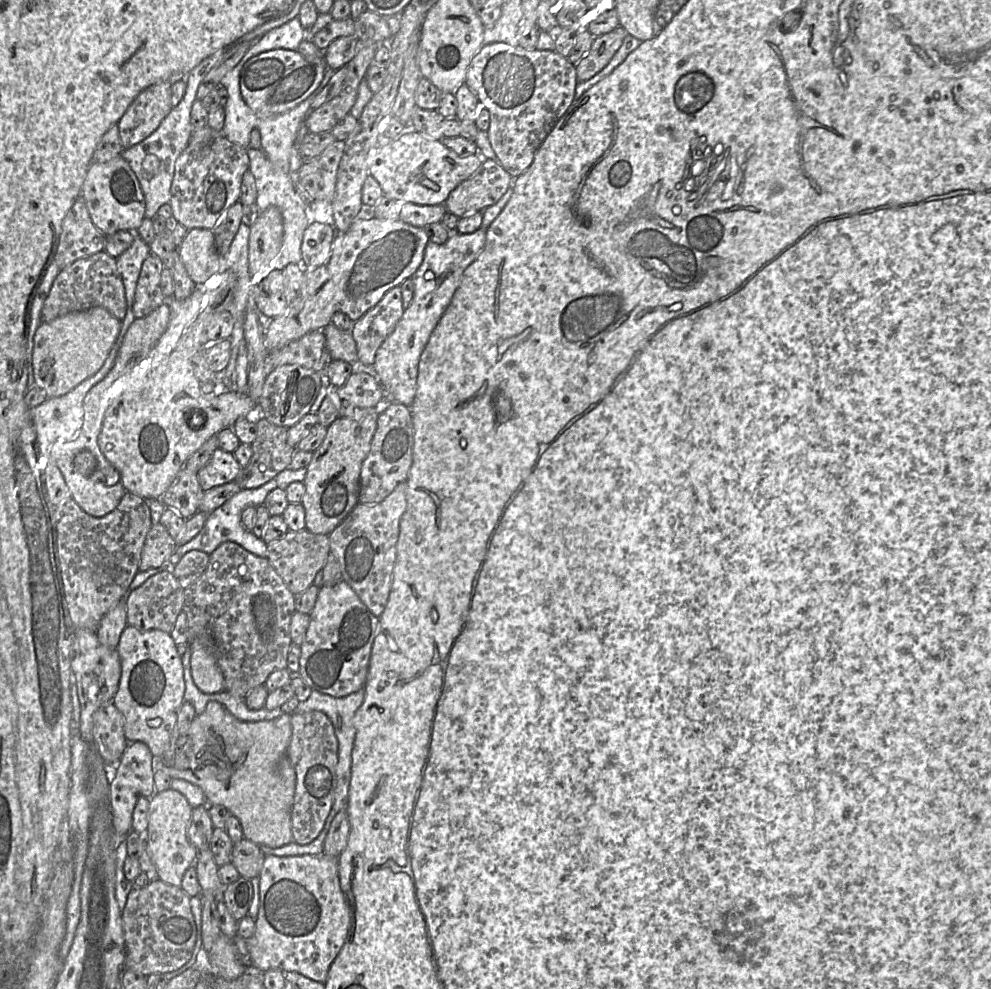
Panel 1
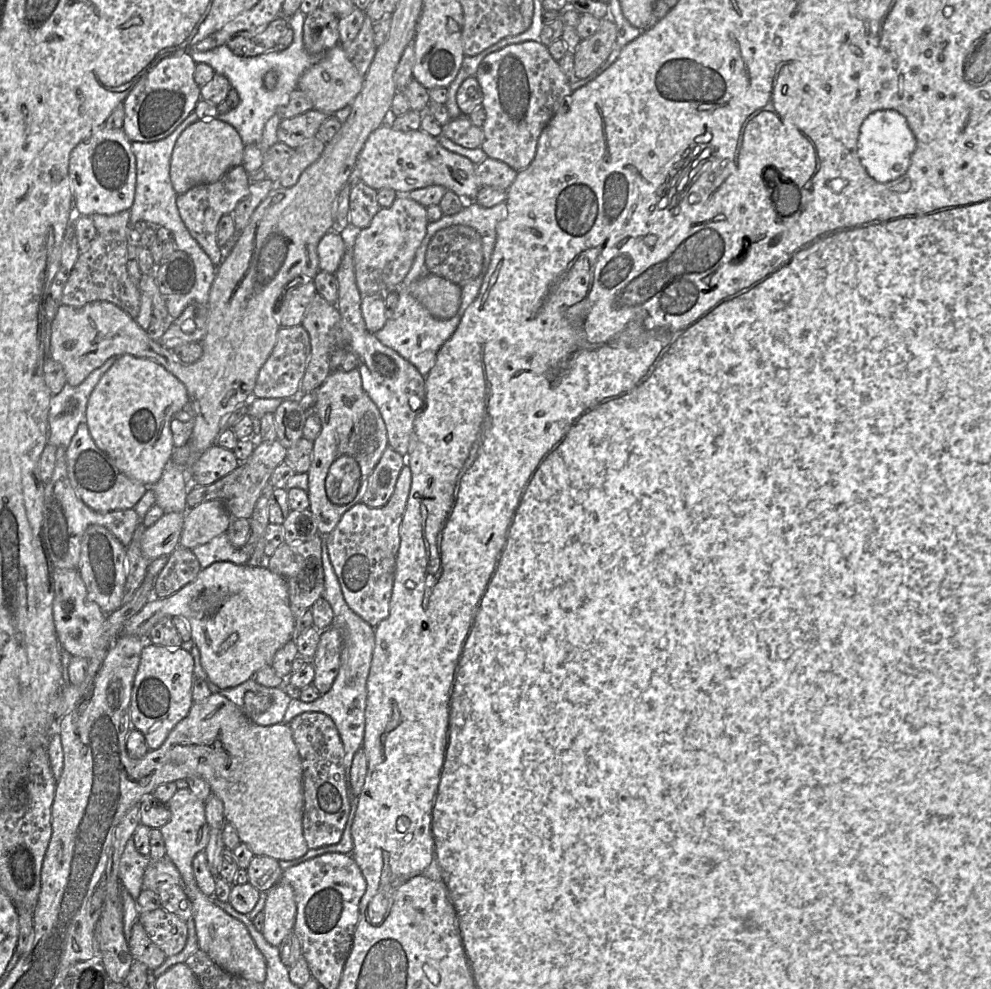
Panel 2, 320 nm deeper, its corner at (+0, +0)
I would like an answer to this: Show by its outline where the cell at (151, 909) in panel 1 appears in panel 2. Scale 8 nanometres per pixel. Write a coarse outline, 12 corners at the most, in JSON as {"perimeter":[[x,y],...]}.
{"perimeter":[[157,908],[140,912],[150,940],[170,957],[182,951],[187,924]]}

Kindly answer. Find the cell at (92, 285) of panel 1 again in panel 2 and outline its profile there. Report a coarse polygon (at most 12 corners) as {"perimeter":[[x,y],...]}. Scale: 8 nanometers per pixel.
{"perimeter":[[128,232],[98,233],[61,303],[109,301],[133,319],[141,290],[127,271]]}

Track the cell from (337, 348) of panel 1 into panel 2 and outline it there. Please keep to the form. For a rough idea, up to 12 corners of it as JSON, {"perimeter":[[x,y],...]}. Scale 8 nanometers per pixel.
{"perimeter":[[359,369],[316,390],[307,495],[320,535],[361,502],[388,447]]}

